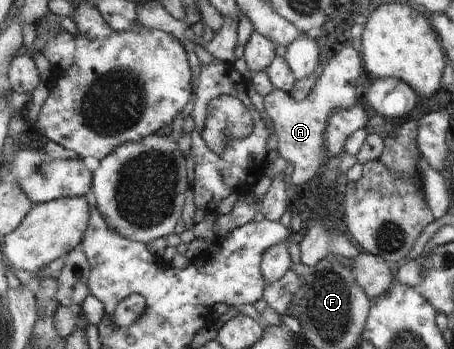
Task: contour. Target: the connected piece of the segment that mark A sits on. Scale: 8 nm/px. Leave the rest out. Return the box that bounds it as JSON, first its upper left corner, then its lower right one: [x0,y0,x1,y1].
[263,46,364,184]

